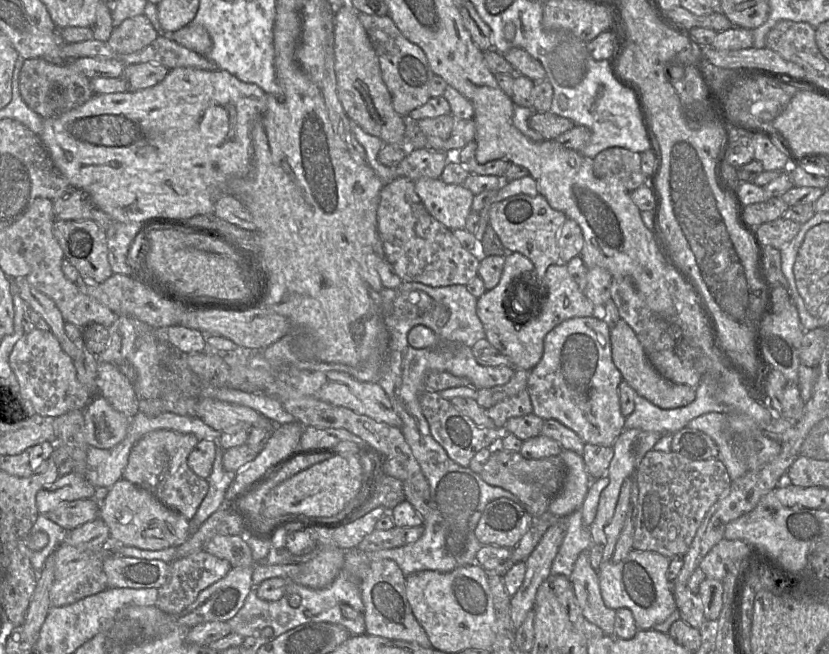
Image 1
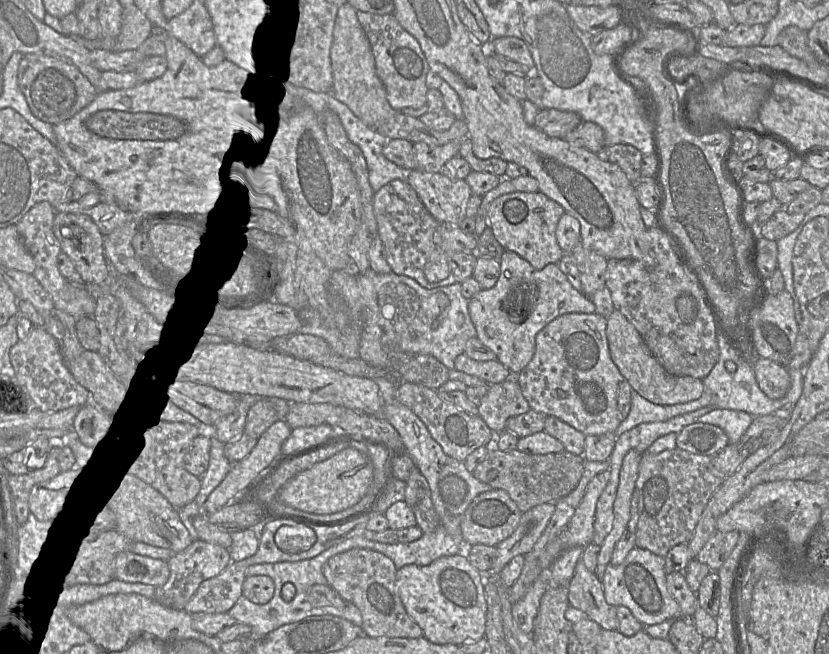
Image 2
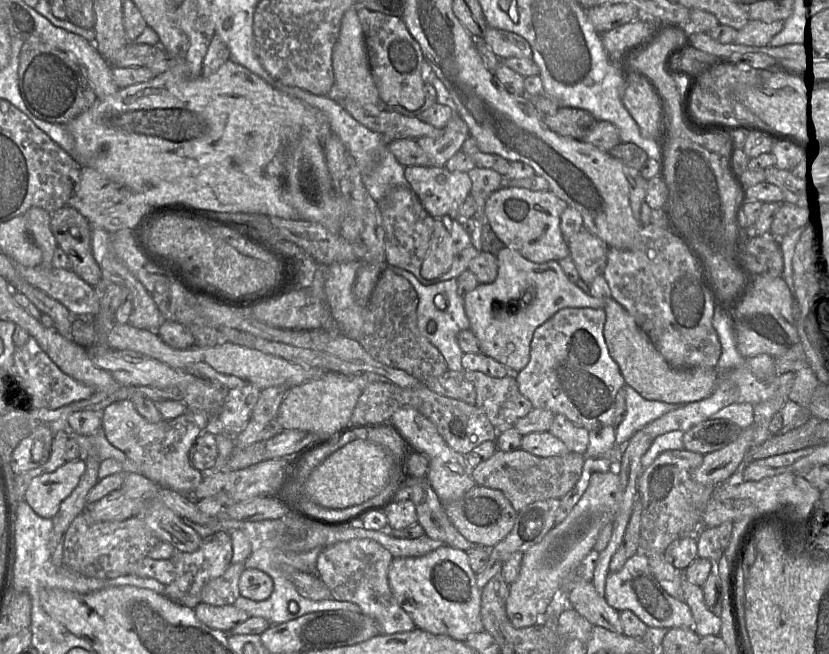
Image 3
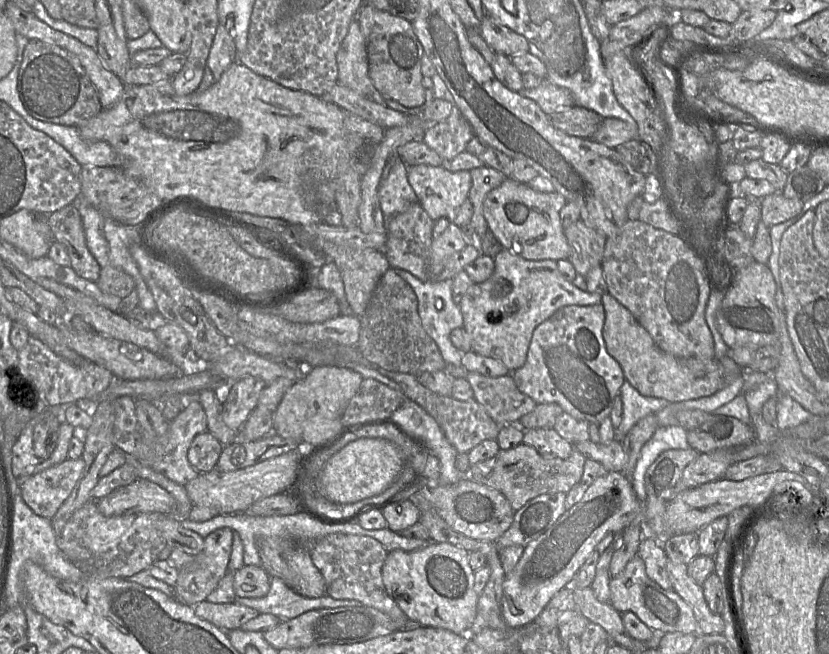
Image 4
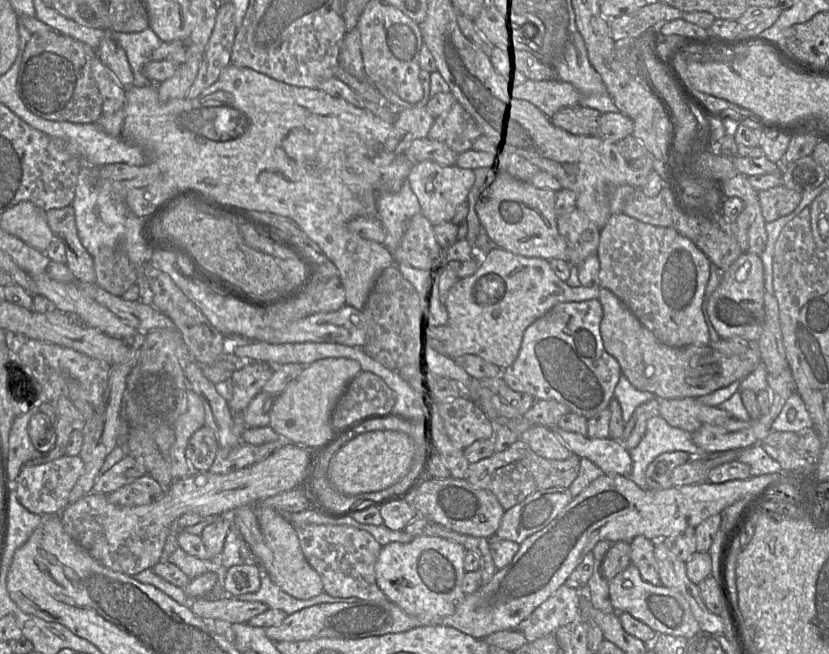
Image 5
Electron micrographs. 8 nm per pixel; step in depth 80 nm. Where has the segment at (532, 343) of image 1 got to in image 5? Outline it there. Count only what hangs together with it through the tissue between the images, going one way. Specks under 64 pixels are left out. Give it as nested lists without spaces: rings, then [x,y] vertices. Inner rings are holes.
[[[496,247],[486,255],[483,256],[483,264],[480,269],[471,276],[465,277],[459,284],[459,287],[455,290],[454,294],[451,296],[449,301],[449,312],[450,312],[450,319],[449,323],[454,327],[454,340],[452,341],[451,345],[447,345],[447,352],[451,354],[454,358],[460,358],[465,354],[473,354],[480,356],[485,361],[494,363],[495,365],[500,366],[503,369],[508,368],[511,366],[518,357],[522,339],[525,330],[530,326],[534,321],[538,318],[542,317],[546,314],[550,309],[552,309],[555,305],[562,303],[562,302],[583,302],[592,299],[598,299],[600,296],[600,291],[603,287],[596,286],[596,287],[571,287],[566,282],[562,281],[557,275],[554,273],[550,263],[548,260],[542,258],[527,258],[517,254],[514,254],[510,251],[505,249]]]

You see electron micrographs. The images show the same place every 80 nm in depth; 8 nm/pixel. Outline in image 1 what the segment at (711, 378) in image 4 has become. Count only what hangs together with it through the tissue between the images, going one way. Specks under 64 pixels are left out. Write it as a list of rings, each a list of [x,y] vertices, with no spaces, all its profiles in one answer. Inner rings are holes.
[[[623,319],[610,328],[610,342],[614,365],[637,394],[662,409],[687,406],[695,400],[696,389],[667,380],[653,367],[635,332]]]

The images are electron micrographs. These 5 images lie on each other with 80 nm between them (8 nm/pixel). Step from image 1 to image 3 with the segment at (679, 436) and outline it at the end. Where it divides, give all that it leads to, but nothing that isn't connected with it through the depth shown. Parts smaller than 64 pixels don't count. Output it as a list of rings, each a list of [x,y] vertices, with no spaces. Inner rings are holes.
[[[707,419],[684,432],[684,449],[705,455],[732,443],[741,431],[738,425],[727,419]]]

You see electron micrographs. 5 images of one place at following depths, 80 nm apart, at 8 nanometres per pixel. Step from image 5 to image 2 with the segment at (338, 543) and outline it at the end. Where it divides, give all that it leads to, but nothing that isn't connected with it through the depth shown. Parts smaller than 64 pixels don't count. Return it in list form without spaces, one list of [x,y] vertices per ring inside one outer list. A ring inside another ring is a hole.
[[[354,548],[336,554],[326,562],[323,574],[346,603],[354,604],[361,612],[363,634],[369,637],[407,638],[423,637],[420,626],[407,614],[396,587],[397,568],[394,562],[380,552]]]

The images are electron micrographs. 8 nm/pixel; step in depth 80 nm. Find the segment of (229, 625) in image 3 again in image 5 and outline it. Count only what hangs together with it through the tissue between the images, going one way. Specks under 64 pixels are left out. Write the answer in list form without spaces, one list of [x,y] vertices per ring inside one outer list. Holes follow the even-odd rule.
[[[226,593],[226,597],[217,599],[200,597],[191,600],[190,609],[201,618],[220,619],[234,624],[247,623],[269,607],[262,602],[237,600]]]

